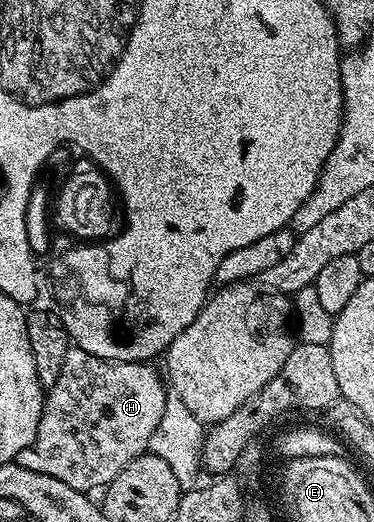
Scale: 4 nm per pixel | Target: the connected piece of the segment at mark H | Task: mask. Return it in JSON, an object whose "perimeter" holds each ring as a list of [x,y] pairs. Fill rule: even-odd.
{"perimeter":[[[72,344],[62,362],[61,375],[46,390],[36,439],[20,453],[18,461],[22,468],[54,476],[54,480],[62,480],[62,484],[70,484],[70,488],[75,490],[93,492],[107,487],[114,476],[130,464],[130,460],[148,450],[150,436],[154,436],[164,415],[170,394],[165,379],[161,375],[160,379],[152,366],[155,365],[148,362],[119,362],[116,358],[94,356],[81,346]]]}

